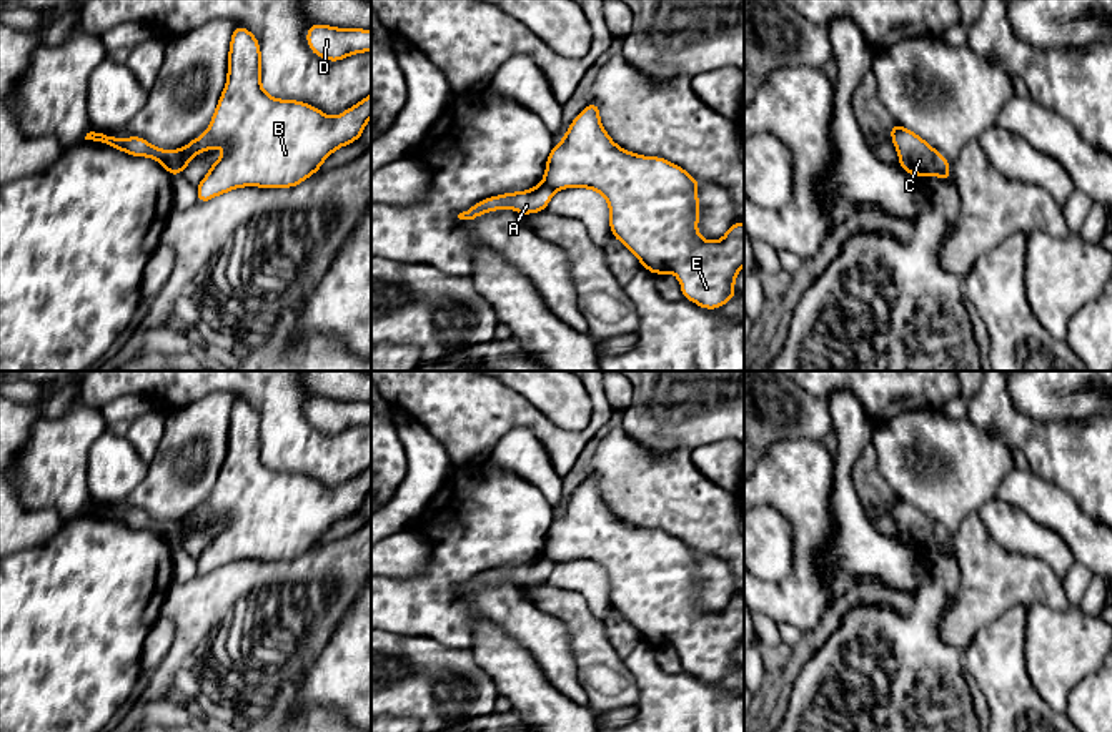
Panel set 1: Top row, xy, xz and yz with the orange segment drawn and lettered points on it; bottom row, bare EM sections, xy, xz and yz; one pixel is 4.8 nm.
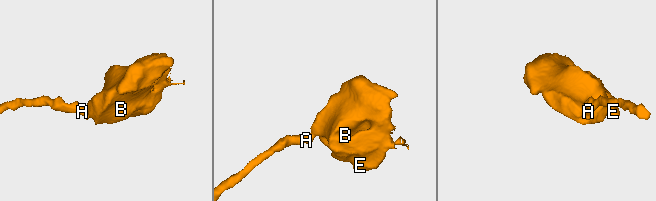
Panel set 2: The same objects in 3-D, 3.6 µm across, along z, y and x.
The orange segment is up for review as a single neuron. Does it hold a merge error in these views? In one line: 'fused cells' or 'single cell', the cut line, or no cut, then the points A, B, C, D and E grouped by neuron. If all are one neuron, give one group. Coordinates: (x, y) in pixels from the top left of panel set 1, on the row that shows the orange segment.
fused cells; cut xy (175, 150), (180, 172); groups A / B C D E

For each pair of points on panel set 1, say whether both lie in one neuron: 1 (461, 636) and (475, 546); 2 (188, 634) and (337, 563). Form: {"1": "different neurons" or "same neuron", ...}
{"1": "same neuron", "2": "same neuron"}

